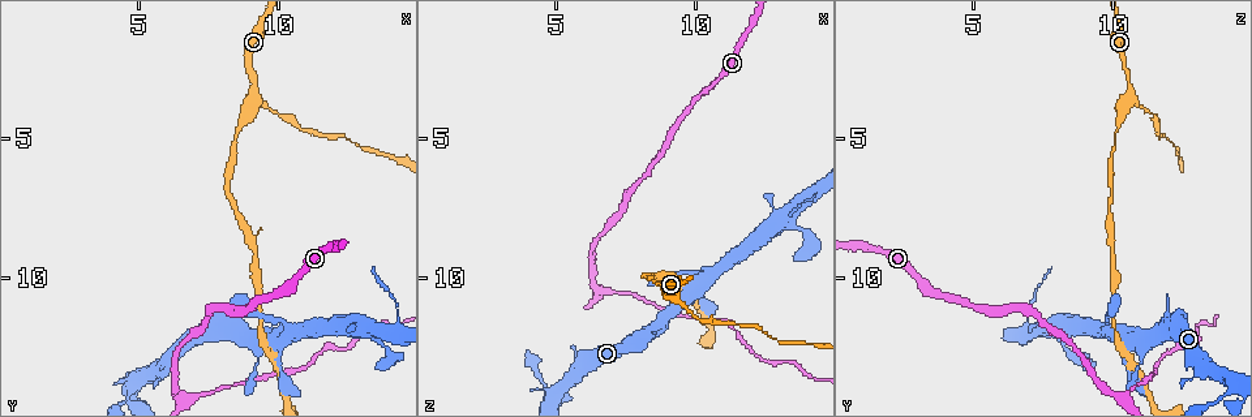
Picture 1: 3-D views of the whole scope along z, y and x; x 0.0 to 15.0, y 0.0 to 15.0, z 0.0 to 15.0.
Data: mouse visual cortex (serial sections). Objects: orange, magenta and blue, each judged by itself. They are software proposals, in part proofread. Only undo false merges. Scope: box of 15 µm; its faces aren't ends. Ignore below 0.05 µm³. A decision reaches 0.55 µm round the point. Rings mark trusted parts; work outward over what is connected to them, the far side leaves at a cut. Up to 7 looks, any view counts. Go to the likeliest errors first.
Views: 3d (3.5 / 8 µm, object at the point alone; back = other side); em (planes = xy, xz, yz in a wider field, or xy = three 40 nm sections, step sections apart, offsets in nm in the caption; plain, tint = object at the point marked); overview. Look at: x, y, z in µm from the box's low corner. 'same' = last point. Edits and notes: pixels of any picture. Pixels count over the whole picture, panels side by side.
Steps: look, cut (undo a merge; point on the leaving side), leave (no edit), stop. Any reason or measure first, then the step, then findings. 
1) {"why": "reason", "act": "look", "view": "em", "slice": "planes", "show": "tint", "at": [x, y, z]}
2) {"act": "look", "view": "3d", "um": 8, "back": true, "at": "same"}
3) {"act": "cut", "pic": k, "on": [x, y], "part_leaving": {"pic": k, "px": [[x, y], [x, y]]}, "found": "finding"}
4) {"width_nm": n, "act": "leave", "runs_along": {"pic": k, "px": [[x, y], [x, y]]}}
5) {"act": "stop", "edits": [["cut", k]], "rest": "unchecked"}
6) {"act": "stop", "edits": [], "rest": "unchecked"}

{"why": "sharp bend", "act": "look", "view": "3d", "um": 8, "at": [7.0, 14.3, 10.5]}

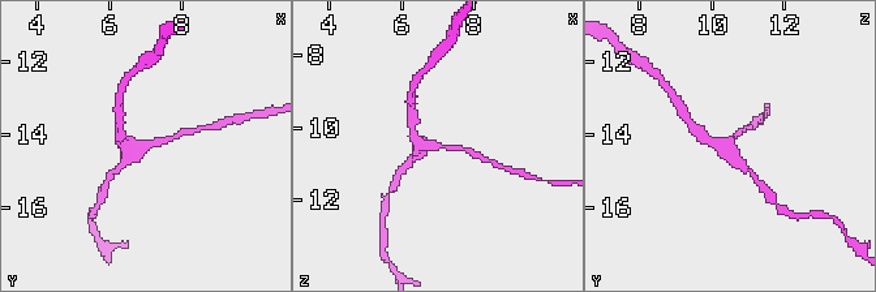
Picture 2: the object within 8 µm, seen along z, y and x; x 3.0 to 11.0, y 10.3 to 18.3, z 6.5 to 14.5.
{"arms": 3, "arm_widths_nm": [150, 300, 350], "why": "need the tissue", "act": "look", "view": "em", "slice": "xy", "step": 1, "show": "tint", "at": [7.1, 14.3, 10.5]}

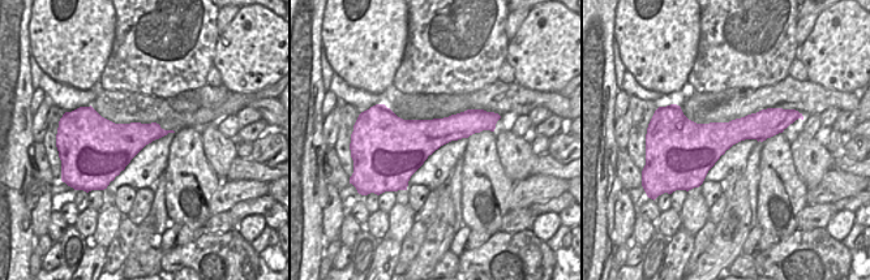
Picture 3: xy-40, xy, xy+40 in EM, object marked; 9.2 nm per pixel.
{"act": "leave", "runs_along": {"pic": 2, "px": [[412, 134], [421, 145], [476, 154]]}, "found": "continuous, no second cell"}

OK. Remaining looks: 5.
{"why": "three-way junction", "act": "look", "view": "3d", "um": 3.5, "at": [9.1, 3.5, 10.6]}

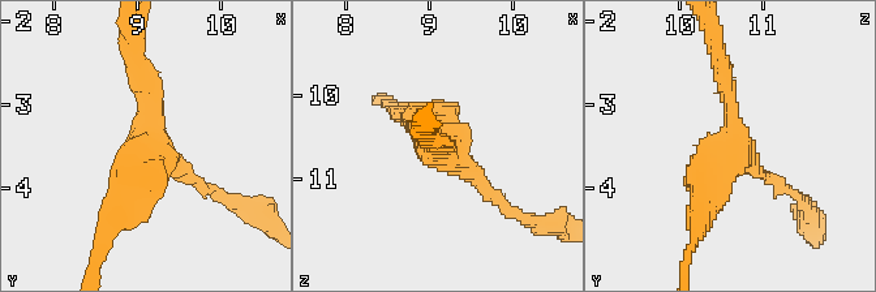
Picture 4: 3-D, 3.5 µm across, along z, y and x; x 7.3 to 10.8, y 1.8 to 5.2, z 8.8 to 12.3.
{"arms": 3, "arm_widths_nm": [150, 250, 400], "why": "need the tissue", "act": "look", "view": "em", "slice": "xy", "step": 5, "show": "tint", "at": [9.15, 3.45, 10.60]}

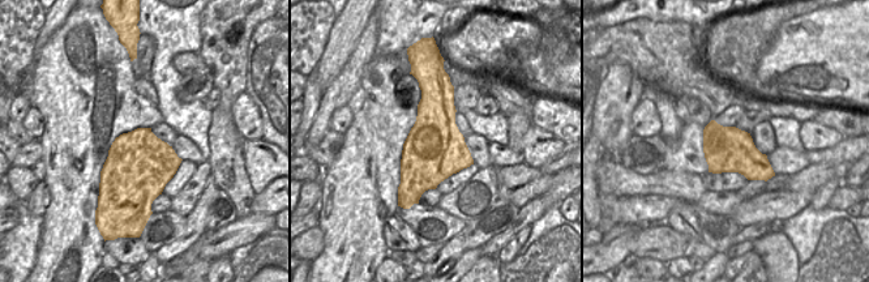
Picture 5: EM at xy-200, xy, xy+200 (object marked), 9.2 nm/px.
{"act": "leave", "runs_along": {"pic": 4, "px": [[721, 60], [731, 144], [698, 217]]}, "found": "all the same cell"}

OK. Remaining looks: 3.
{"why": "a narrow waist", "act": "look", "view": "3d", "um": 3.5, "at": [9.3, 9.1, 10.0]}

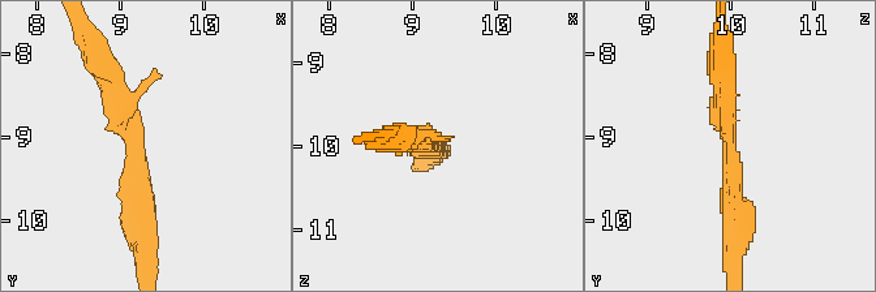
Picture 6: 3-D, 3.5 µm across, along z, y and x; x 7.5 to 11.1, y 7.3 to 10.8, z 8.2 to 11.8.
{"arm_widths_nm": [250, 300], "why": "now the EM", "act": "look", "view": "em", "slice": "xy", "step": 5, "show": "tint", "at": [9.20, 9.15, 10.00]}

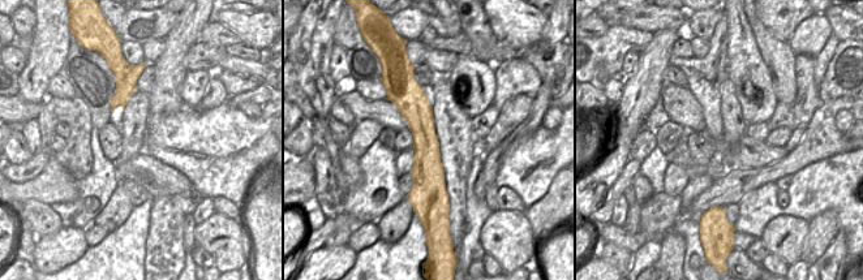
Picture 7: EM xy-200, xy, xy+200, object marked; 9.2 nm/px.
{"act": "leave", "runs_along": {"pic": 6, "px": [[104, 69], [137, 133], [145, 237]]}, "found": "continuous, no second cell"}

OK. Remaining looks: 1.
{"act": "stop", "edits": [], "rest": "unchecked"}

